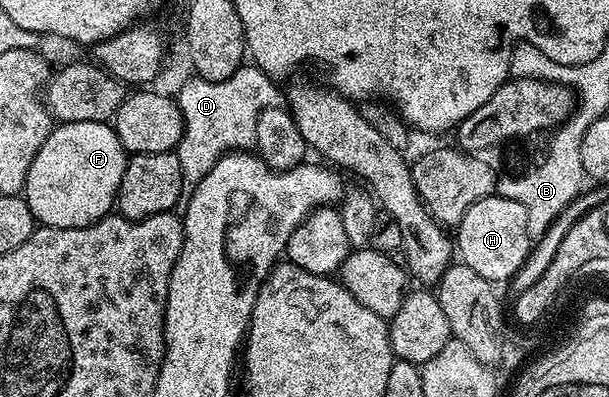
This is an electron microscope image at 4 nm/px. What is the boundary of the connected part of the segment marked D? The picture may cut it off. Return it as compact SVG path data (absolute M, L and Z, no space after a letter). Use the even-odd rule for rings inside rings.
M243 65L231 77L223 81L207 81L200 77L192 77L181 87L181 92L176 92L175 98L179 109L183 113L185 128L183 137L179 141L176 155L179 157L179 169L183 173L183 192L191 193L211 173L211 169L224 155L230 151L249 149L254 146L255 136L253 134L253 124L263 113L263 109L268 107L279 107L283 103L283 91L280 91L276 82L262 77L261 70L255 65Z

